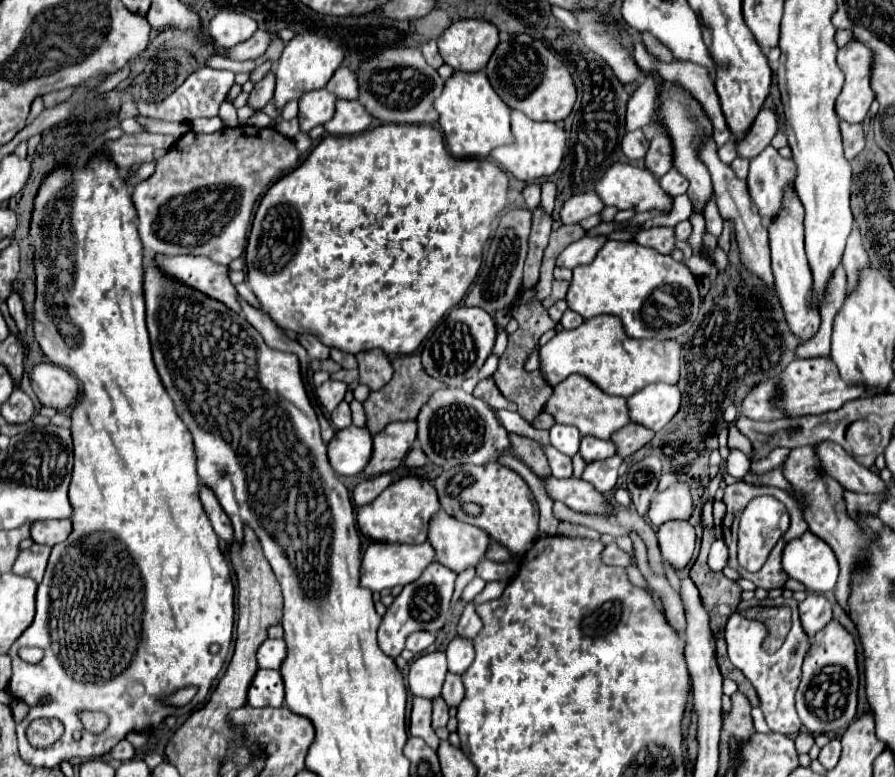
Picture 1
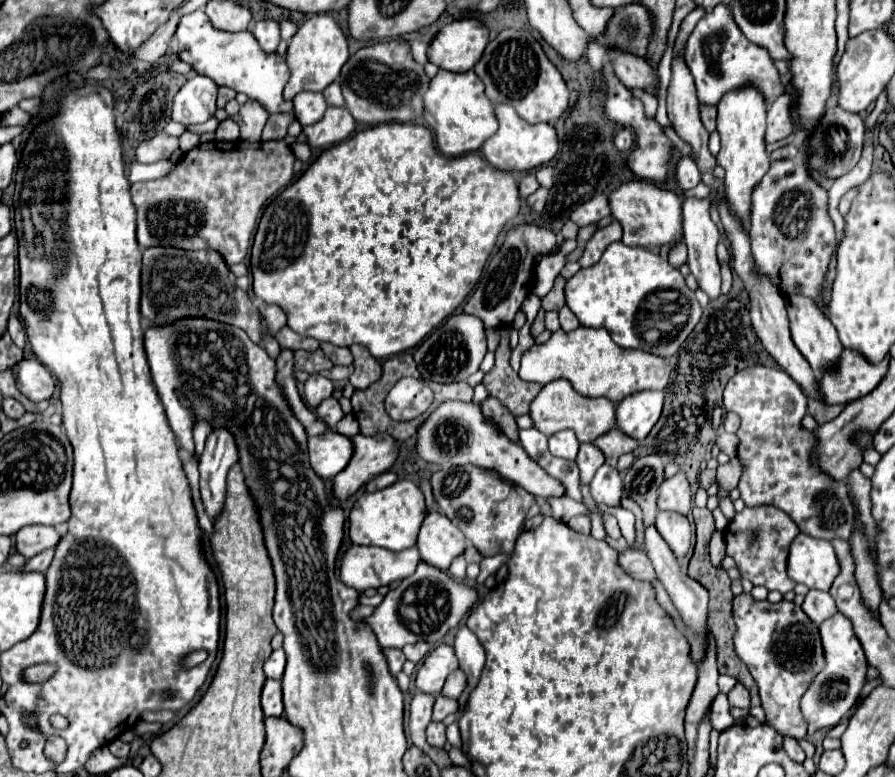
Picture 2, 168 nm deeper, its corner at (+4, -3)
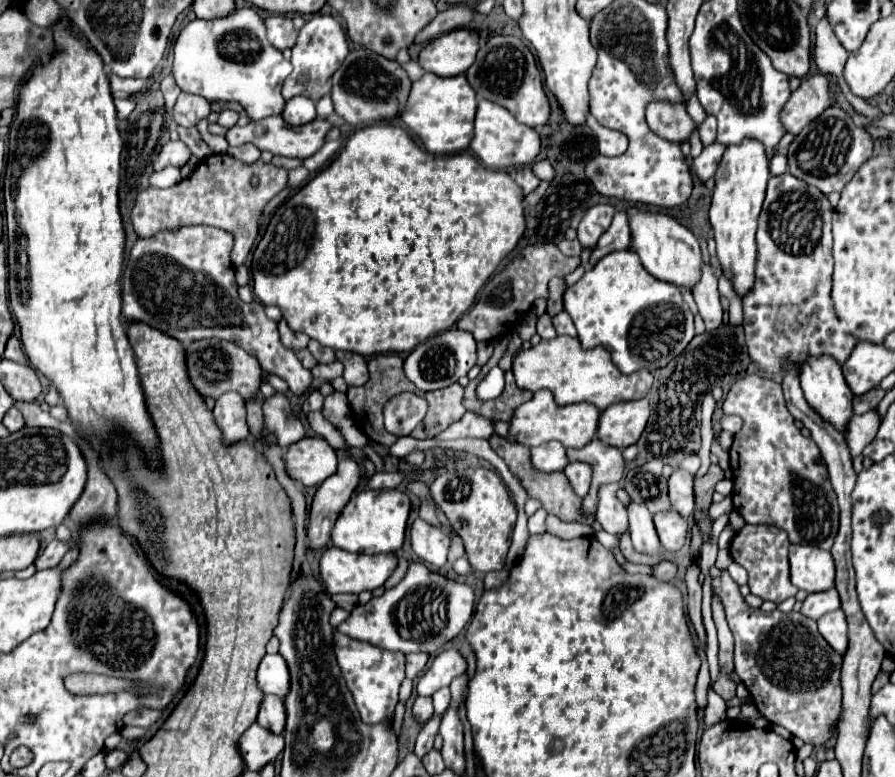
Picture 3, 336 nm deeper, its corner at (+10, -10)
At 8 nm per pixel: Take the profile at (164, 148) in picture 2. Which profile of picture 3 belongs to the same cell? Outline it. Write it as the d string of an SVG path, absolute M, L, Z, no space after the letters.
M167 141L159 147L153 169L159 171L167 165L185 165L189 161L189 157L191 157L191 151L183 141Z

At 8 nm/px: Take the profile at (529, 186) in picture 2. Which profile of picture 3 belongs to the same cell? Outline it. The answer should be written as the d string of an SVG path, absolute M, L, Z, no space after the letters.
M521 167L515 173L515 183L523 189L523 195L529 195L539 185L539 179L533 175L531 167Z

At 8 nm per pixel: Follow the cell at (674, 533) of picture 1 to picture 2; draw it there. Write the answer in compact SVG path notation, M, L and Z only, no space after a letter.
M659 512L655 520L655 528L675 552L677 558L685 556L691 546L691 524L687 516L679 516L675 512Z

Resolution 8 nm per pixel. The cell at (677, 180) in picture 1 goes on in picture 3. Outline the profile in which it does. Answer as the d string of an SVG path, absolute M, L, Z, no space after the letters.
M713 143L713 145L709 145L709 147L703 147L703 153L693 159L691 171L693 171L693 175L695 175L701 183L705 183L709 177L713 177L715 169L717 169L717 163L719 163L719 159L721 159L721 155L723 155L723 149L725 149L725 145Z

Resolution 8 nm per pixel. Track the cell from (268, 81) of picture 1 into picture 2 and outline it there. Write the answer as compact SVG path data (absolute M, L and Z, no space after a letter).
M251 100L247 104L243 104L239 114L233 118L241 126L239 140L259 142L261 140L261 130L265 126L267 118L269 118L269 114L267 114L267 110L263 110L261 104L251 102Z

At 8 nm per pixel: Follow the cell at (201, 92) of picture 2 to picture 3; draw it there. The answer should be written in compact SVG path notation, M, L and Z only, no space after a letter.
M181 93L175 107L173 107L173 121L181 127L195 127L209 113L211 113L209 101L205 101L199 95Z

